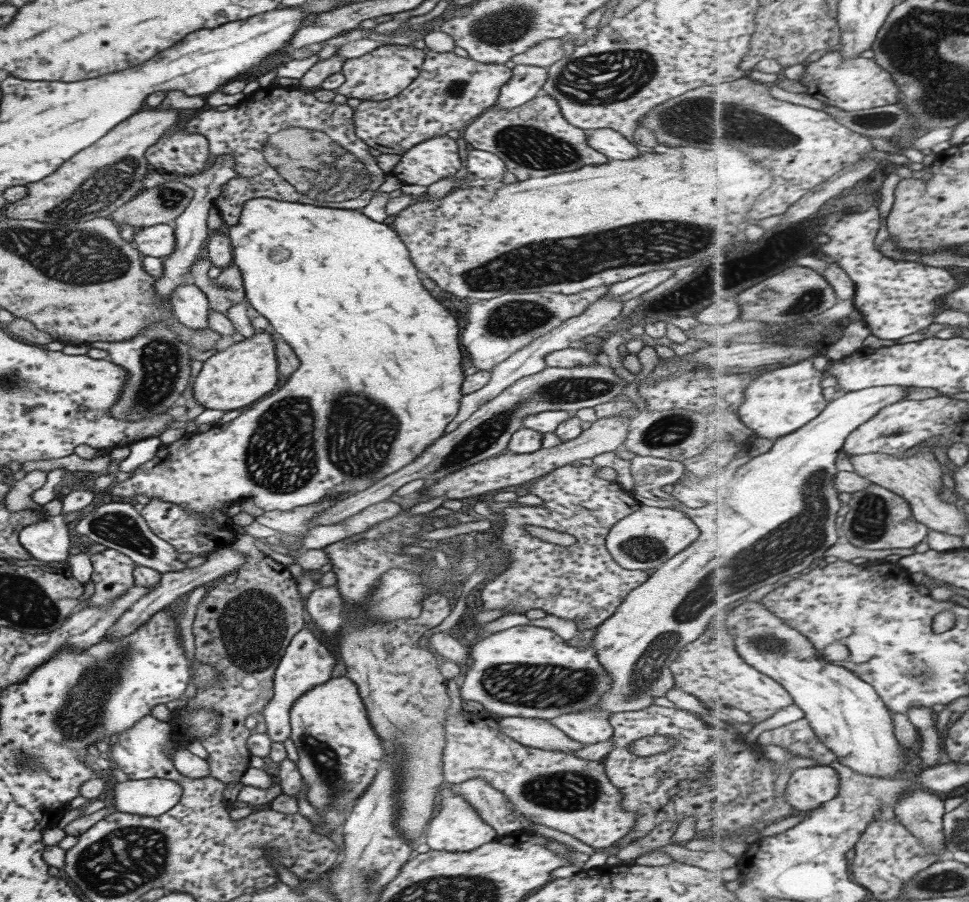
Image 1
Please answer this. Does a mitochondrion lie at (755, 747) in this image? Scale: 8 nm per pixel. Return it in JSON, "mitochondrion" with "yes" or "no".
{"mitochondrion":"no"}

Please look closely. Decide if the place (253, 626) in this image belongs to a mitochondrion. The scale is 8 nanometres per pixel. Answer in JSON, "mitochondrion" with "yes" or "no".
{"mitochondrion":"yes"}

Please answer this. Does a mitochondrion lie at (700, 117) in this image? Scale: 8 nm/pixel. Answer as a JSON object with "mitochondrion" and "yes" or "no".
{"mitochondrion":"yes"}

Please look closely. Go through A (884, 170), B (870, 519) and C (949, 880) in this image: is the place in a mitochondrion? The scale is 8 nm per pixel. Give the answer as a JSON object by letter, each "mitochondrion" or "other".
{"A":"other","B":"mitochondrion","C":"mitochondrion"}

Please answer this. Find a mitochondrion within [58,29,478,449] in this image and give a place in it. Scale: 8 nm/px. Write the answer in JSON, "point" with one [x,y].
{"point":[333,171]}

